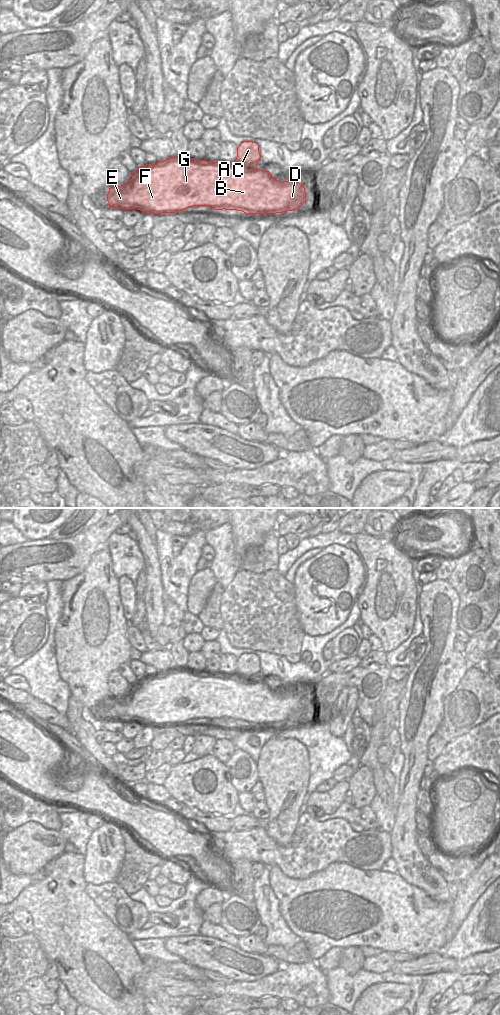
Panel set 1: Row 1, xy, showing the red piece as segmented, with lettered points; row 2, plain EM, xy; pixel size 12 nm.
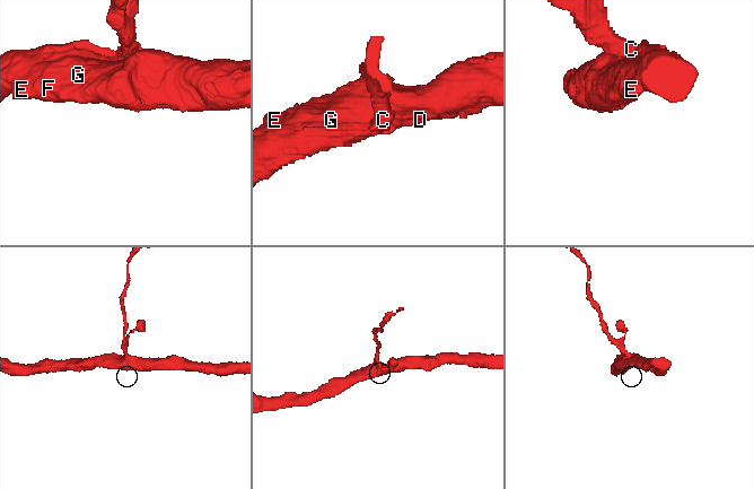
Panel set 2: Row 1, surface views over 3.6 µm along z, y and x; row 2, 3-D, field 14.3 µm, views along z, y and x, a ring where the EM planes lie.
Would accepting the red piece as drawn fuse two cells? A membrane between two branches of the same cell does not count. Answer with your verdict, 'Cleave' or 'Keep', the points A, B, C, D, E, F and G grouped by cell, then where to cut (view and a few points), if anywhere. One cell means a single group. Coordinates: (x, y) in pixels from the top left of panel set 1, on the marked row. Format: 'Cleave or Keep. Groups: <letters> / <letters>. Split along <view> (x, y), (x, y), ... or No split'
Cleave. Groups: A B D E F G / C. Split along xy (234, 163), (251, 162), (256, 168)

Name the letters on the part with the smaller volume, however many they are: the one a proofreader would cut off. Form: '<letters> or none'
C

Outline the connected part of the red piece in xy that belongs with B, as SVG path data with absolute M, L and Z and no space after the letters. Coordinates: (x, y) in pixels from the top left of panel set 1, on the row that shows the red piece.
M171 157L139 167L124 185L109 188L107 201L109 208L137 209L154 214L175 213L193 206L212 206L215 210L237 210L246 214L276 214L301 207L306 202L306 191L301 181L293 179L280 182L269 171L258 169L253 163L240 162L235 165L205 159Z

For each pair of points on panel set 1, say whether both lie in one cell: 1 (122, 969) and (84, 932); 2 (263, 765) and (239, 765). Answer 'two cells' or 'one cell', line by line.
1: one cell
2: two cells

